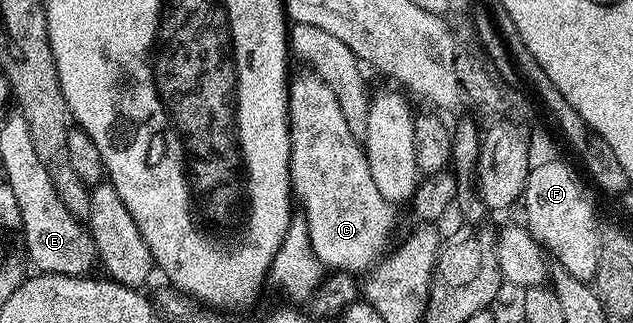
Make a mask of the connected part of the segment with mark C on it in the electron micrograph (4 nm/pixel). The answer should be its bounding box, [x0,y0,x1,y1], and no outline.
[289,70,398,274]

